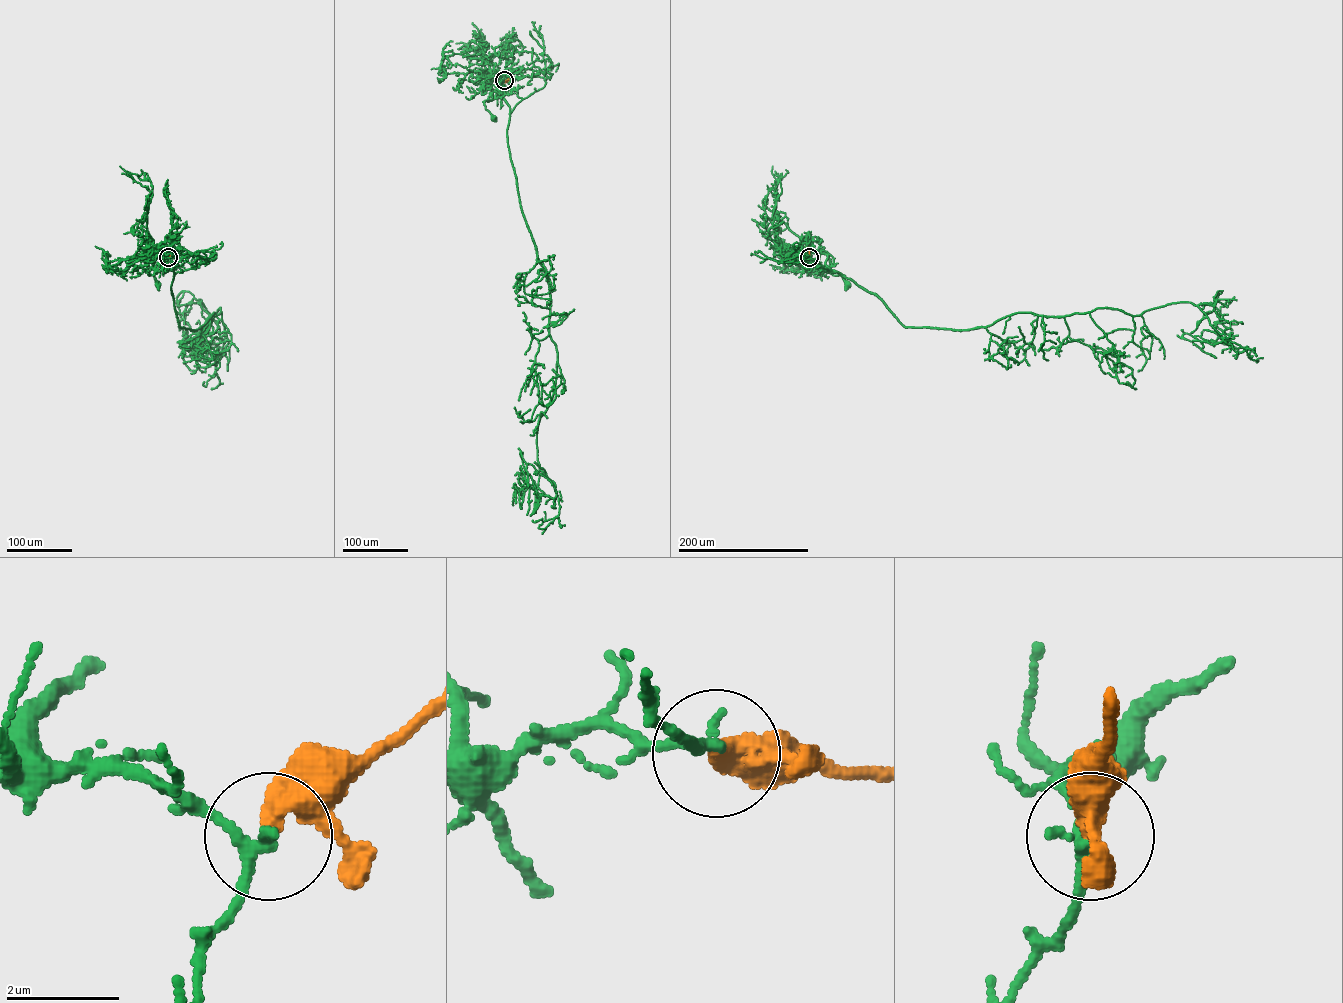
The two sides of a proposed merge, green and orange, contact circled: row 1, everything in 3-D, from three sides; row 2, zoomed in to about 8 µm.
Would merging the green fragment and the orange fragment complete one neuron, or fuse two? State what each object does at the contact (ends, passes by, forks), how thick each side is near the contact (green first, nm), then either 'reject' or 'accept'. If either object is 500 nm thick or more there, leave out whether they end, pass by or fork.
green passes by; orange ends; calibres 200 and 400 nm; reject

